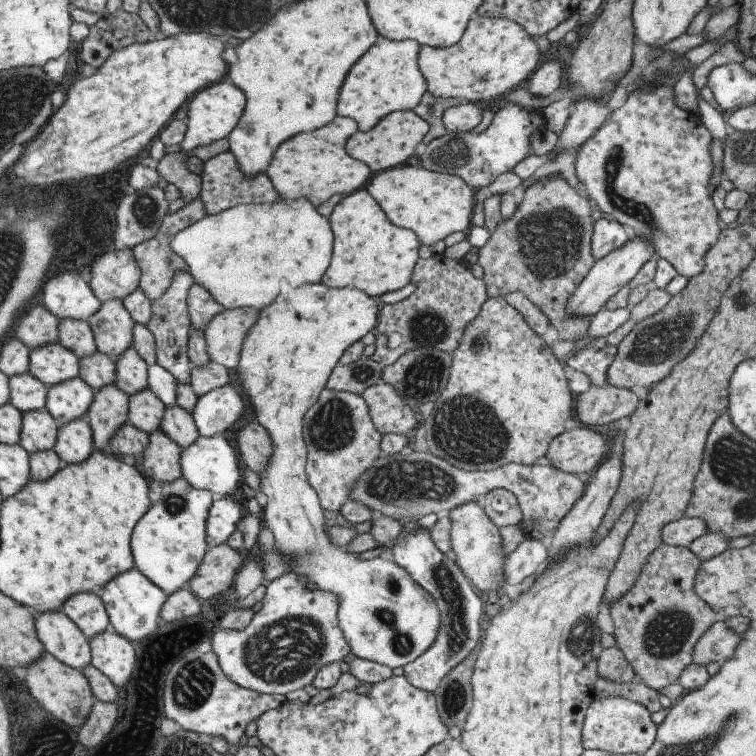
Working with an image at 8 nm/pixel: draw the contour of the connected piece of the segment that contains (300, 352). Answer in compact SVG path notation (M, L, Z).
M281 284L279 290L281 290L281 292L277 294L277 298L275 298L267 308L259 310L255 324L251 326L251 330L247 330L247 334L245 334L245 338L243 338L241 350L239 350L239 362L237 362L237 368L235 368L237 376L239 376L239 382L241 382L239 389L249 398L251 410L254 408L255 412L253 412L253 416L255 416L259 425L263 426L264 430L267 430L267 434L271 436L271 456L269 456L271 460L267 462L263 474L259 474L258 476L260 479L259 490L261 494L264 494L265 498L267 498L267 505L263 508L262 526L273 534L273 548L275 548L275 554L279 552L279 554L283 554L283 556L289 556L289 558L291 558L291 564L295 564L295 566L291 566L289 573L299 574L299 578L305 578L305 584L310 587L314 585L315 587L313 588L315 588L315 590L321 590L321 592L327 592L327 594L335 594L335 596L337 596L337 626L339 626L343 638L347 640L349 652L359 659L375 662L387 666L389 669L402 668L407 662L411 662L411 660L417 658L419 654L423 654L423 652L425 652L425 650L435 641L437 630L439 630L439 612L437 612L437 606L435 606L435 602L433 602L431 596L411 579L411 576L407 574L407 570L403 570L397 563L384 560L380 556L369 560L362 560L358 557L359 554L351 554L351 552L347 552L346 548L333 546L333 544L331 544L331 540L329 540L329 536L327 536L327 524L325 523L326 520L323 516L323 510L318 504L317 494L315 494L315 490L312 490L311 486L307 484L307 476L305 476L304 472L305 446L301 436L301 420L303 420L303 414L313 406L315 398L317 398L319 392L323 390L323 386L325 386L325 382L327 382L327 376L331 374L331 370L333 370L333 366L337 364L339 356L341 356L351 344L359 341L366 333L370 333L370 330L375 326L375 322L377 322L378 309L375 305L375 300L372 300L365 292L357 290L357 288L325 288L323 284L313 284L313 286L299 286L299 288L287 288L287 290L283 290L283 284Z

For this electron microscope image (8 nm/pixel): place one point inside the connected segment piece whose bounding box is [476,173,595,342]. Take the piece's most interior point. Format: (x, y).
(542, 250)

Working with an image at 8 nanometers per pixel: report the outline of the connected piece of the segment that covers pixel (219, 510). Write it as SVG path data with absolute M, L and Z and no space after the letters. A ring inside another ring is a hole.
M228 497L215 498L209 508L207 520L205 522L205 535L208 547L225 543L229 536L231 536L232 532L240 528L242 517L239 509L241 508Z

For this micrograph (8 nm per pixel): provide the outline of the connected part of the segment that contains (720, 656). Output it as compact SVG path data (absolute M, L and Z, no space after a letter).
M718 617L716 622L707 628L692 649L691 660L694 664L705 667L709 662L721 665L731 658L735 651L735 646L739 644L740 634L735 634L729 630L723 622L723 618Z

